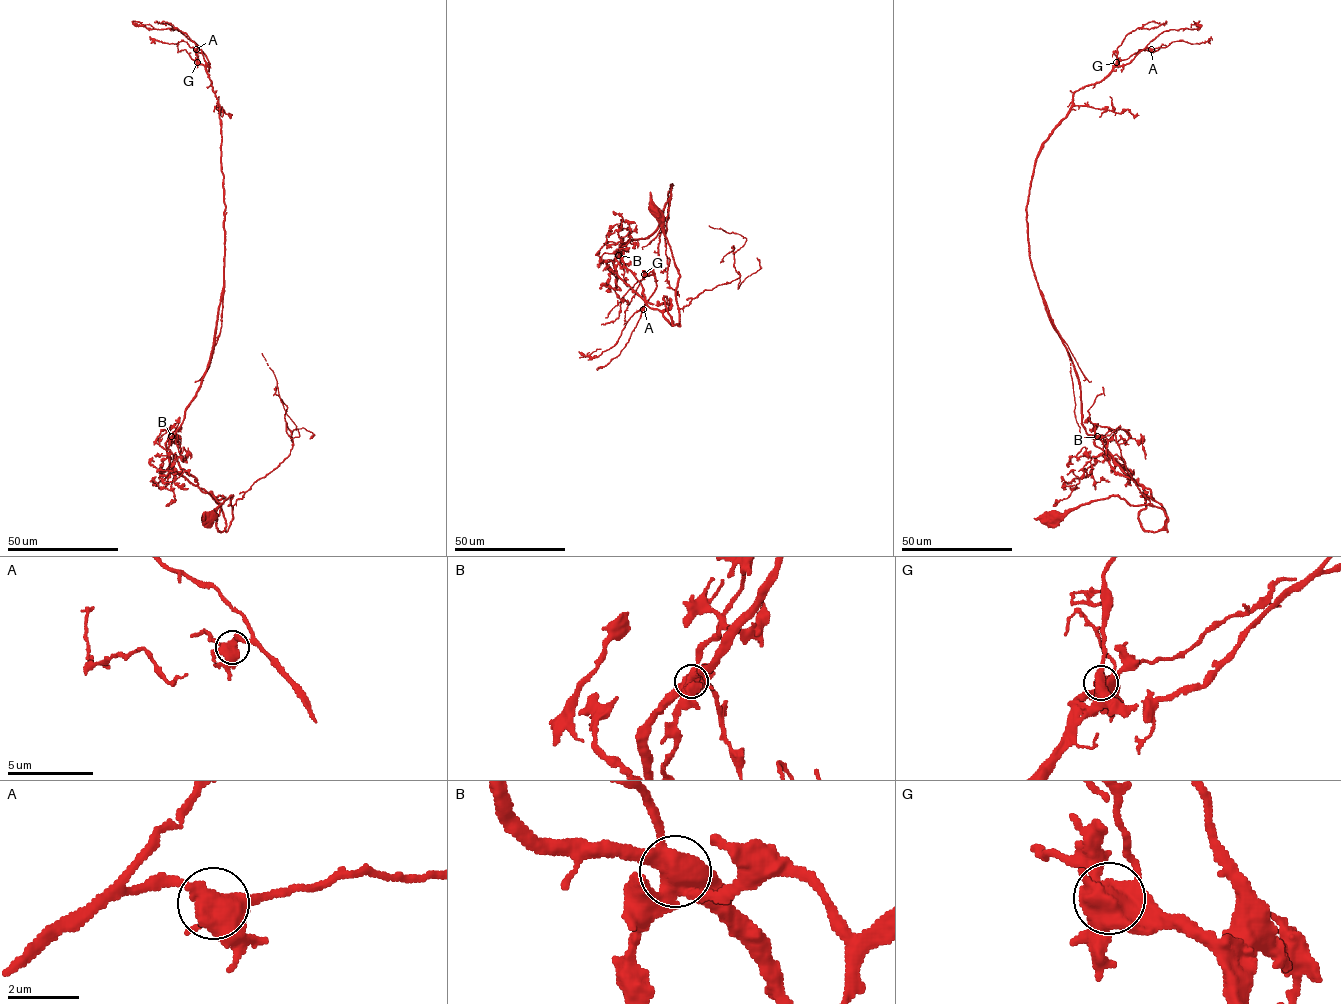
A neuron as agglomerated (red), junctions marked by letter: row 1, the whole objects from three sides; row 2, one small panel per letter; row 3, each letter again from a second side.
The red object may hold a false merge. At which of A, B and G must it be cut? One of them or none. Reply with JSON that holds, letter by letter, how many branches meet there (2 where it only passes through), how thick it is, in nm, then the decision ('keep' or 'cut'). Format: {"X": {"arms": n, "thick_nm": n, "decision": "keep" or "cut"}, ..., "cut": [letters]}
{"A": {"arms": 4, "thick_nm": 500, "decision": "keep"}, "B": {"arms": 5, "thick_nm": 550, "decision": "keep"}, "G": {"arms": 4, "thick_nm": 500, "decision": "keep"}, "cut": []}

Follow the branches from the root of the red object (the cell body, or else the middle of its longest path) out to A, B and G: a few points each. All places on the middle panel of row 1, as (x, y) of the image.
A: (656, 211), (679, 274), (680, 325), (613, 264), (627, 240), (656, 229), (672, 184), (643, 308)
B: (656, 211), (654, 216), (679, 274), (679, 326), (651, 309), (617, 274), (613, 260), (619, 254)
G: (656, 211), (679, 274), (679, 326), (613, 264), (627, 240), (656, 229), (672, 184), (658, 259), (644, 274)

